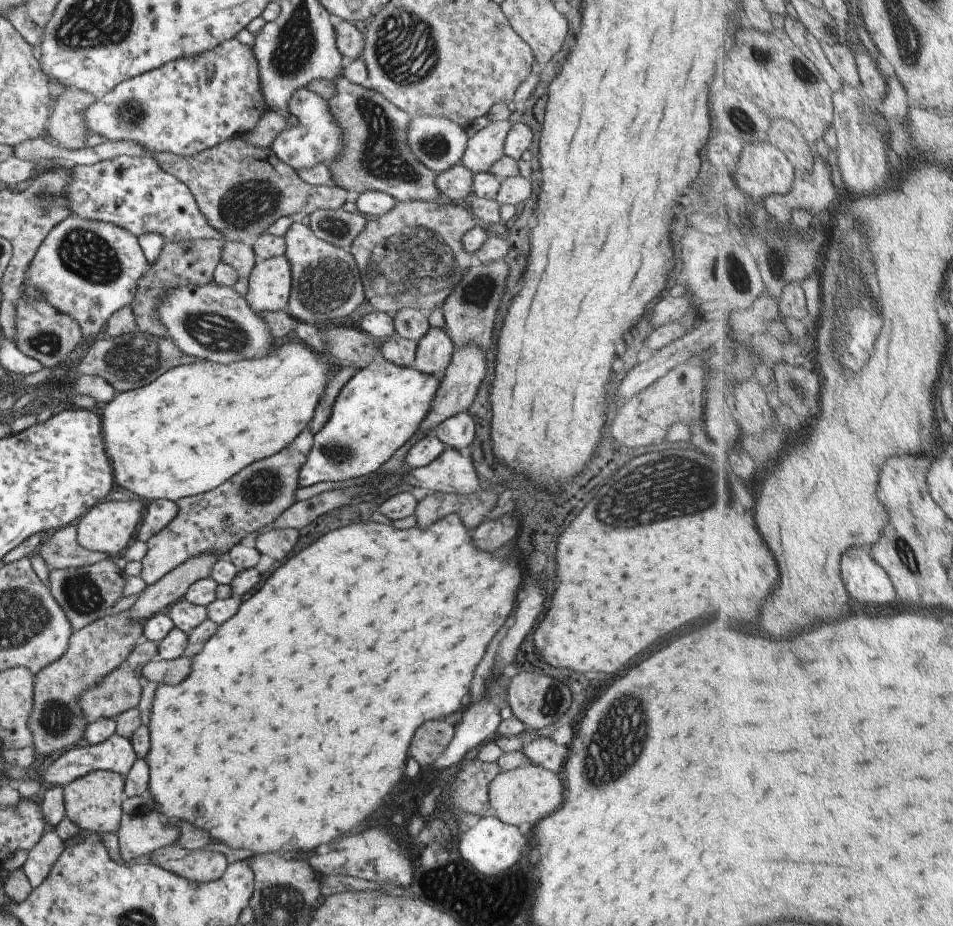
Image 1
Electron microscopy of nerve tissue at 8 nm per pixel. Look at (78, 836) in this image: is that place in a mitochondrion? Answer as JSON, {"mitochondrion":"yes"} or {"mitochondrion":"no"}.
{"mitochondrion":"no"}

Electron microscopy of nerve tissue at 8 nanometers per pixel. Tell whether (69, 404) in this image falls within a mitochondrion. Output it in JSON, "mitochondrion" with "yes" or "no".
{"mitochondrion":"no"}

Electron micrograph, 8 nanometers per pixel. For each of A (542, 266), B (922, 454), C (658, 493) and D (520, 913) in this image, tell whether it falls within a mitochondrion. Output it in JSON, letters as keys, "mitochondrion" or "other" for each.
{"A":"other","B":"other","C":"mitochondrion","D":"other"}

